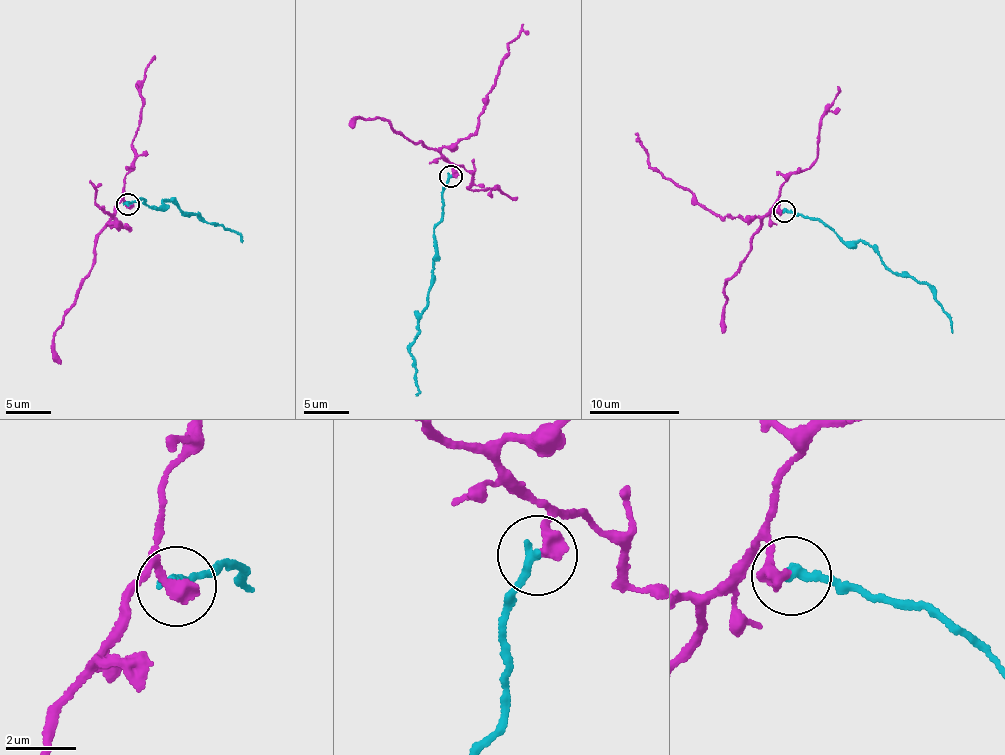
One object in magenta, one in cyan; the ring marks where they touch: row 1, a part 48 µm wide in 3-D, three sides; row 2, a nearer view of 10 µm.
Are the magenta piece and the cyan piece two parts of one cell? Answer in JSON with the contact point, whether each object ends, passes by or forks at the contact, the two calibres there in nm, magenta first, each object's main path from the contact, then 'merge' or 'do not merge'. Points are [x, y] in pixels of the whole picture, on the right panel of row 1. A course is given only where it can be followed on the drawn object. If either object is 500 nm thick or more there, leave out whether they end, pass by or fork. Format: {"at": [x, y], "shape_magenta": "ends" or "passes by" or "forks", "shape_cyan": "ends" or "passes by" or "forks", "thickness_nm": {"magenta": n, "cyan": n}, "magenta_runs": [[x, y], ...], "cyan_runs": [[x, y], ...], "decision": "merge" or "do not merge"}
{"at": [784, 211], "shape_magenta": "ends", "shape_cyan": "ends", "thickness_nm": {"magenta": 440, "cyan": 260}, "magenta_runs": [[784, 212], [774, 205], [752, 219], [722, 216], [705, 210], [690, 192], [651, 168], [648, 149], [635, 132]], "cyan_runs": [[784, 212], [822, 221], [842, 240], [868, 243], [886, 267], [927, 284], [947, 312], [951, 333]], "decision": "do not merge"}

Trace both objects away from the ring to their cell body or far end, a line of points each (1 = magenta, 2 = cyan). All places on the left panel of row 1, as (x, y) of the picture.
1: (128, 205), (120, 203), (109, 223), (128, 227), (121, 228), (103, 214), (102, 207), (95, 202), (90, 180)
2: (128, 205), (143, 198), (157, 207), (167, 199), (185, 213), (227, 227), (242, 237), (242, 243)

